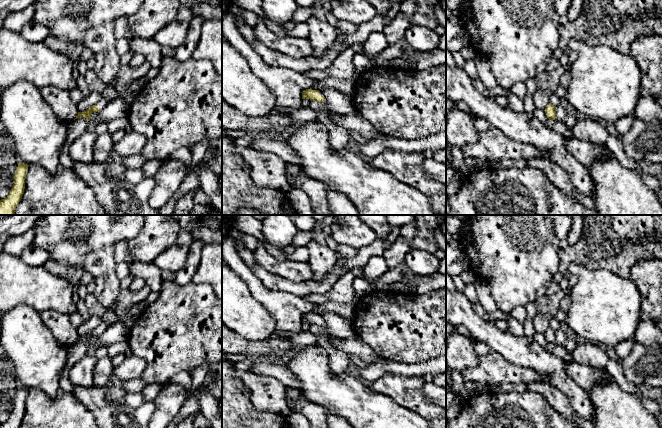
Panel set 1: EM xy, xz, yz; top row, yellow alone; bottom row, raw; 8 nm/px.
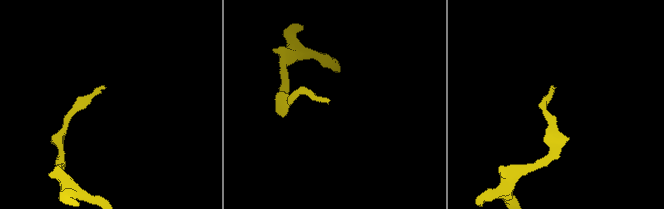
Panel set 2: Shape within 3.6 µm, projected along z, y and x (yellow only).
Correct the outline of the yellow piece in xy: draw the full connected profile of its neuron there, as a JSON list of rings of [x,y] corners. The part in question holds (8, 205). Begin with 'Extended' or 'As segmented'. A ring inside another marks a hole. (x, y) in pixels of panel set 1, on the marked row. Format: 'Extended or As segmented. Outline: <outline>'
As segmented. Outline: [[[19,163],[14,174],[14,184],[4,199],[0,200],[0,215],[15,215],[15,209],[22,199],[25,189],[25,179],[29,165]]]

